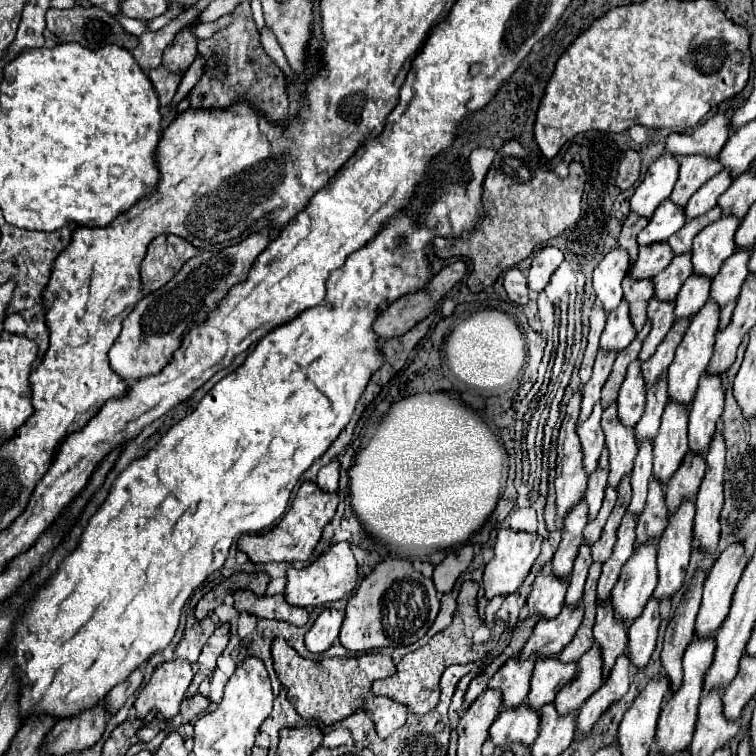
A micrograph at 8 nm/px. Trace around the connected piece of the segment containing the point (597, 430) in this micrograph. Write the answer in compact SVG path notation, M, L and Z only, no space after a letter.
M597 404L593 408L593 414L577 428L581 440L581 452L583 452L583 468L587 474L595 472L597 460L605 446L605 436L599 422L601 422L601 404Z

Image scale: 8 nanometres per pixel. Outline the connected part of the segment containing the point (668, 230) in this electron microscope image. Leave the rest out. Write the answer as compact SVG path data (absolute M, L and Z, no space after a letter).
M665 200L655 214L651 216L649 224L639 232L639 246L665 242L669 236L673 236L681 226L685 224L685 214L681 208L671 204L671 200Z

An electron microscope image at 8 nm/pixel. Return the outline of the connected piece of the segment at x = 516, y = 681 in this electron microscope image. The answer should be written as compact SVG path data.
M533 656L525 662L513 658L505 662L505 666L489 680L489 688L497 688L503 696L503 710L519 708L521 702L527 700L533 666L535 666Z

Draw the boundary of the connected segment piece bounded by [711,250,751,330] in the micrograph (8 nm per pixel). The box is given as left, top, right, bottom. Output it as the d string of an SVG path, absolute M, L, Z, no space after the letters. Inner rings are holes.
M737 250L725 264L721 266L721 272L711 280L711 298L717 302L721 320L719 330L723 330L731 322L731 312L735 310L737 296L741 292L741 286L747 278L747 260L751 256L751 250Z

